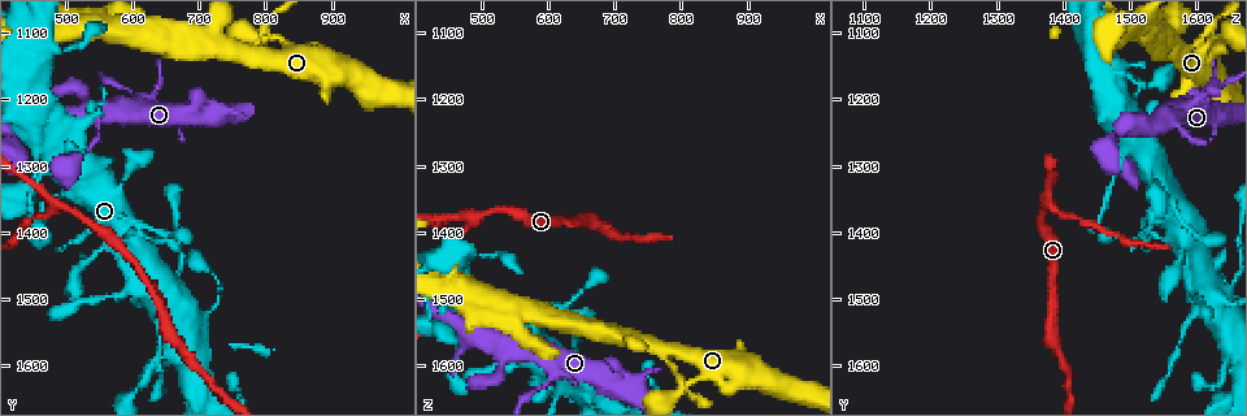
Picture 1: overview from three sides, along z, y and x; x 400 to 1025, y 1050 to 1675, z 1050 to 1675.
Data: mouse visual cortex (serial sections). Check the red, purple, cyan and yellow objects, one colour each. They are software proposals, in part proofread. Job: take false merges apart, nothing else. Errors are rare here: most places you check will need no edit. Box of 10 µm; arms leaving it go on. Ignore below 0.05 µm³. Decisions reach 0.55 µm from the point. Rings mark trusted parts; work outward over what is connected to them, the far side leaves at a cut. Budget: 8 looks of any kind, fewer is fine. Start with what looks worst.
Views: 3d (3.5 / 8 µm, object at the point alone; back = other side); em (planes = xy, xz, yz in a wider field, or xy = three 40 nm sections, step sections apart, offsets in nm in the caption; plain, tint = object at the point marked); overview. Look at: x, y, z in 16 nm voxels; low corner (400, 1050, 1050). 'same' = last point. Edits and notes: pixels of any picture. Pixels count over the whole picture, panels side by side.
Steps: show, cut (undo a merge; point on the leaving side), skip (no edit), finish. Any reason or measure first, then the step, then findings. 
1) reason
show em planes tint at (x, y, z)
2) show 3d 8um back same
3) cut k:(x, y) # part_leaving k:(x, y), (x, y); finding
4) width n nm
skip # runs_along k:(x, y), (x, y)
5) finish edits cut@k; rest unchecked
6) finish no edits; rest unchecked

branch point
show 3d 8um at (490, 1365, 1385)

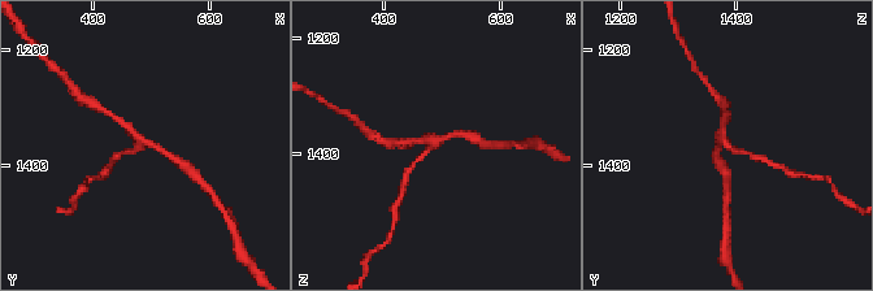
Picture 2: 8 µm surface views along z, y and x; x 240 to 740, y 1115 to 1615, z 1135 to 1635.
show 3d 3.5um same

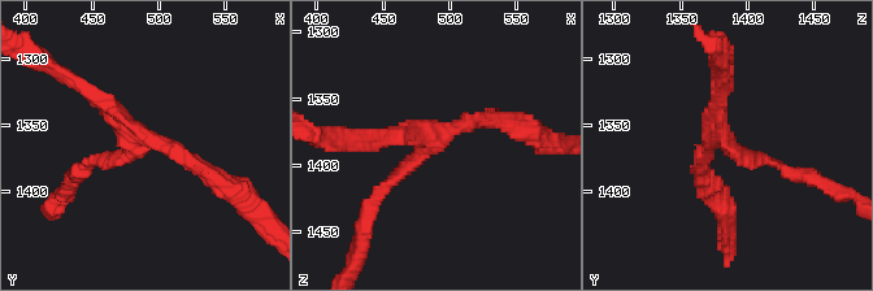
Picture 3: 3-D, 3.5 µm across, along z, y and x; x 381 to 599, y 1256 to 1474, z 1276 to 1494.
arms 3; arm_widths 150, 200, 250 nm
show em xy step 1 tint at (494, 1360, 1380)

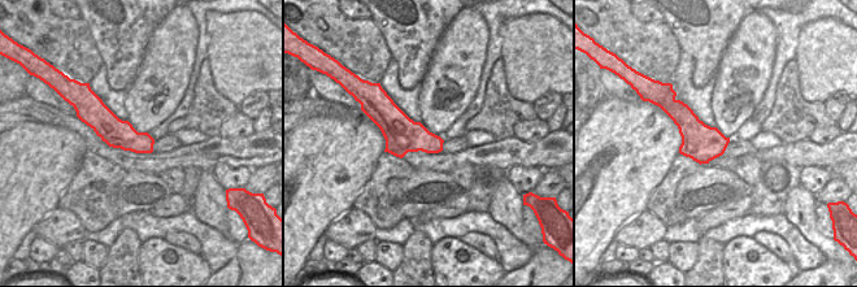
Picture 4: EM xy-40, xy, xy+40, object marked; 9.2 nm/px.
width 320 nm
skip # runs_along 3:(509, 124), (454, 126), (378, 200); one cell here

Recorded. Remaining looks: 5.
abrupt turn
show 3d 3.5um at (515, 1185, 1615)

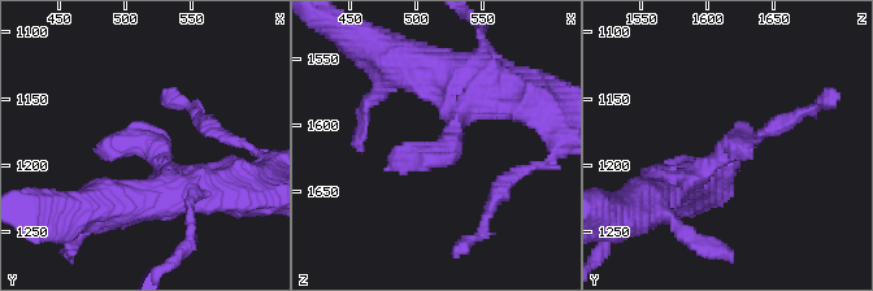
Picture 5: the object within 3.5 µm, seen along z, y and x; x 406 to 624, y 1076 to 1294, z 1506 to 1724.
now the EM
show em xy step 2 tint at (520, 1182, 1618)

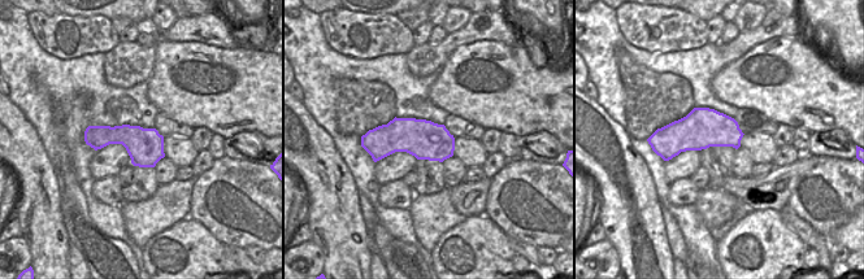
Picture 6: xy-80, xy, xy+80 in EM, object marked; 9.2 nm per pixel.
show em xy step 1 tint same

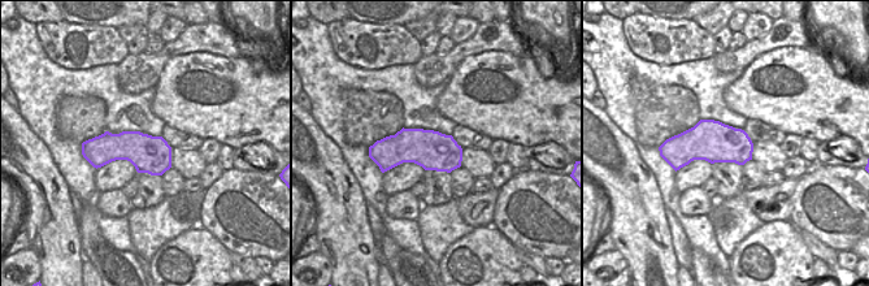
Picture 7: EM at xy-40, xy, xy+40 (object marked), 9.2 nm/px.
skip # runs_along 5:(473, 81), (452, 140), (385, 170); one cell here

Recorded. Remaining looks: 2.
calibre changes
show 3d 3.5um at (645, 1525, 1385)

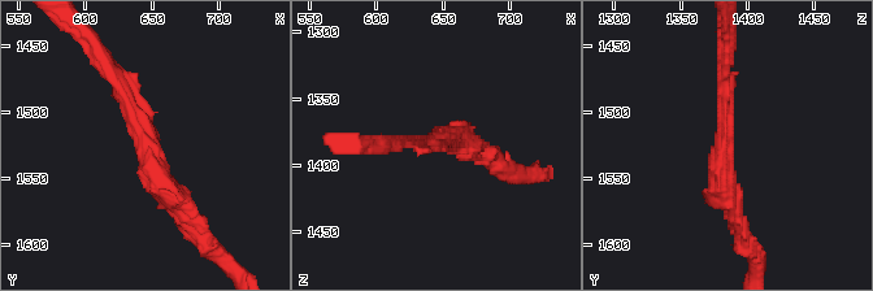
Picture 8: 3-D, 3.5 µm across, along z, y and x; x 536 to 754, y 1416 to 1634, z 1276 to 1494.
arm_widths 150, 300 nm
show em planes tint at (646, 1524, 1380)

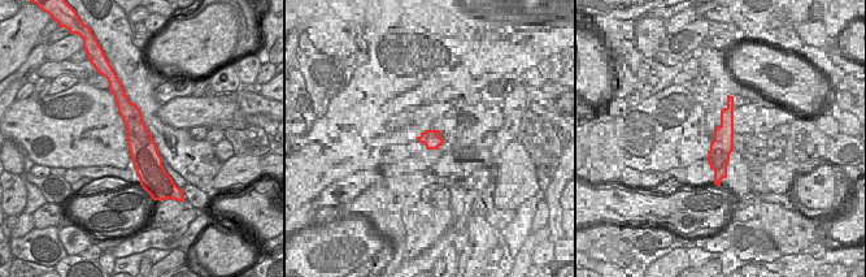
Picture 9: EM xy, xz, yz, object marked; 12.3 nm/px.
skip # runs_along 8:(108, 70), (156, 178), (189, 217); all the same cell

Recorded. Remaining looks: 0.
finish no edits; rest unchecked

